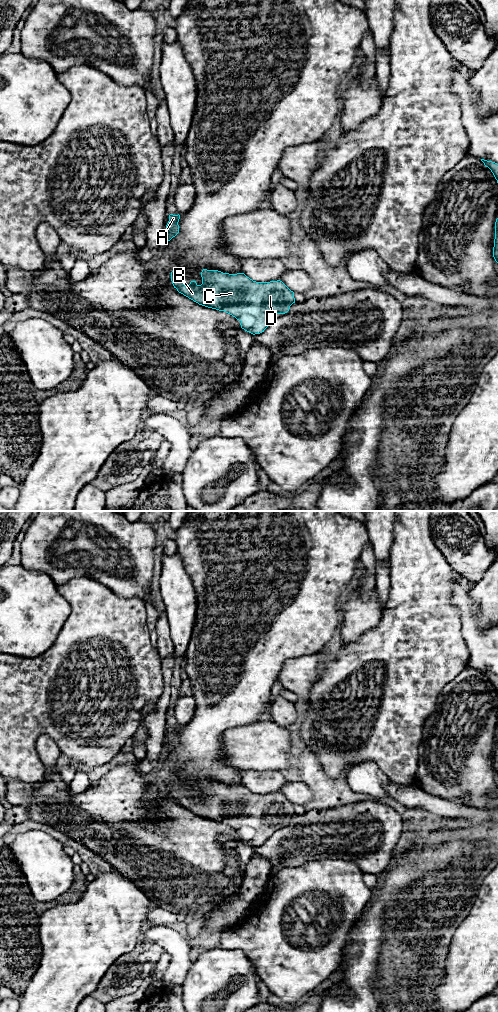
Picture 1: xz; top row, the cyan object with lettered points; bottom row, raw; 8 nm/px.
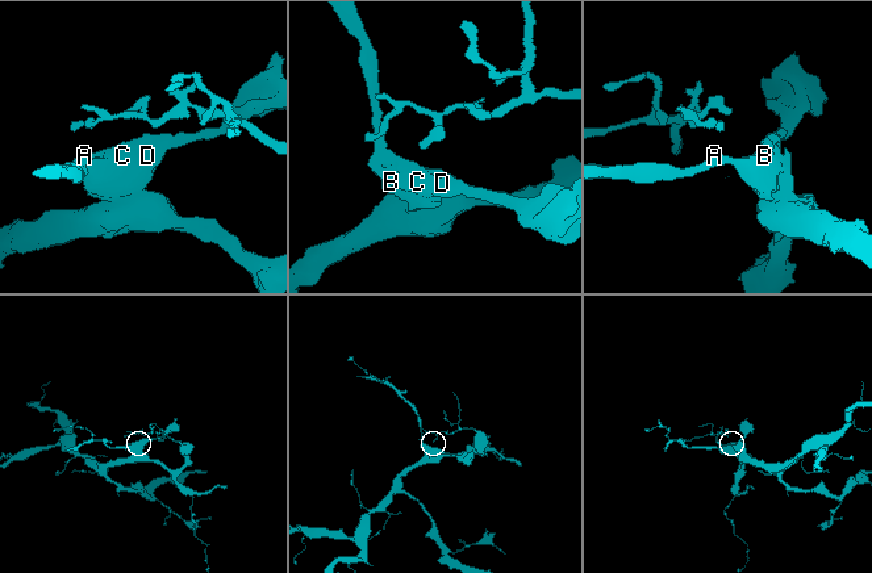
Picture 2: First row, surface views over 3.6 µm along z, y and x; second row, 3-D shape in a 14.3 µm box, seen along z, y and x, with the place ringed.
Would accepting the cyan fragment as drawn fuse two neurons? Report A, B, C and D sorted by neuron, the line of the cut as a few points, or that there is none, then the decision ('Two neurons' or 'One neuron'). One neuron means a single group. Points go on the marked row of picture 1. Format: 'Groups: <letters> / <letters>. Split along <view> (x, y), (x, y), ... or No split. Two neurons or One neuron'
Groups: A B C D. No split. One neuron

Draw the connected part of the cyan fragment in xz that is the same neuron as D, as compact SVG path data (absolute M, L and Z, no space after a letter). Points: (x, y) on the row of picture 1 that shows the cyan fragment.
M203 269L201 272L202 284L191 281L188 286L184 285L184 275L179 271L171 272L171 281L174 288L184 296L199 305L224 311L241 323L241 328L255 335L264 332L268 327L267 320L274 314L285 314L290 306L295 303L294 292L282 281L256 282L244 273L229 274L218 270Z

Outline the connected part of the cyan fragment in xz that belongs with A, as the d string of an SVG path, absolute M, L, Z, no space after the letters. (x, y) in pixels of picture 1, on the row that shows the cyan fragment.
M169 215L169 221L166 225L166 231L164 232L165 237L168 241L170 241L173 237L175 237L179 233L179 222L180 215Z

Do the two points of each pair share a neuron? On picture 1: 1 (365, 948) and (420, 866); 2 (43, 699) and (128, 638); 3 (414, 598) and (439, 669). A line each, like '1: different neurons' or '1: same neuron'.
1: same neuron
2: same neuron
3: same neuron

